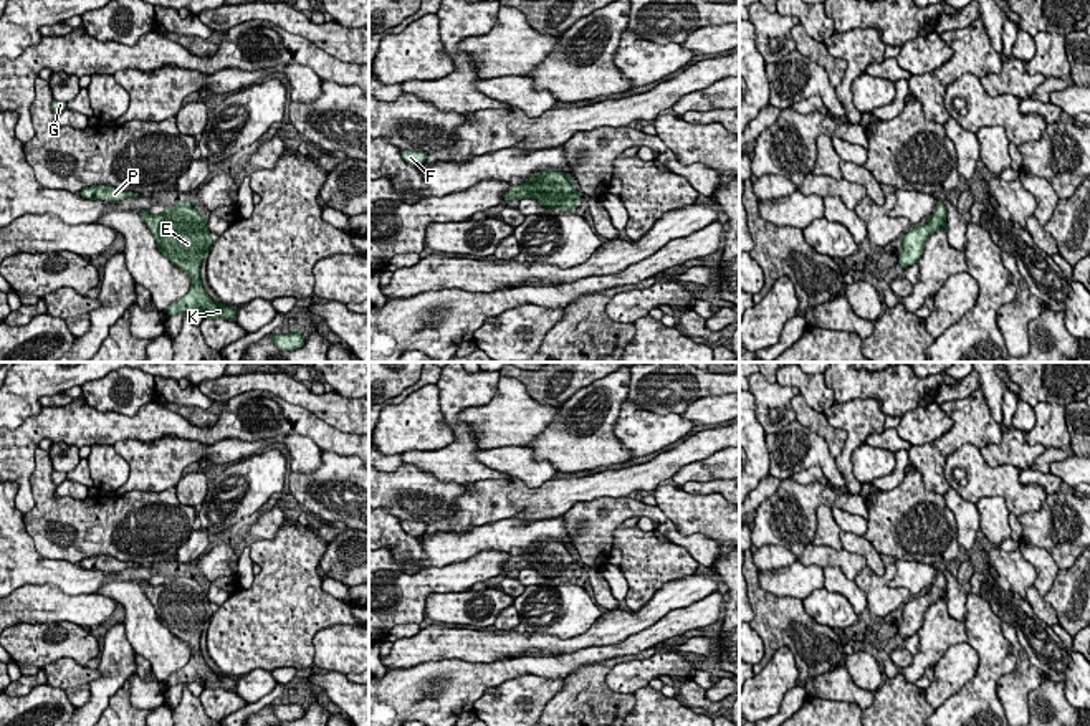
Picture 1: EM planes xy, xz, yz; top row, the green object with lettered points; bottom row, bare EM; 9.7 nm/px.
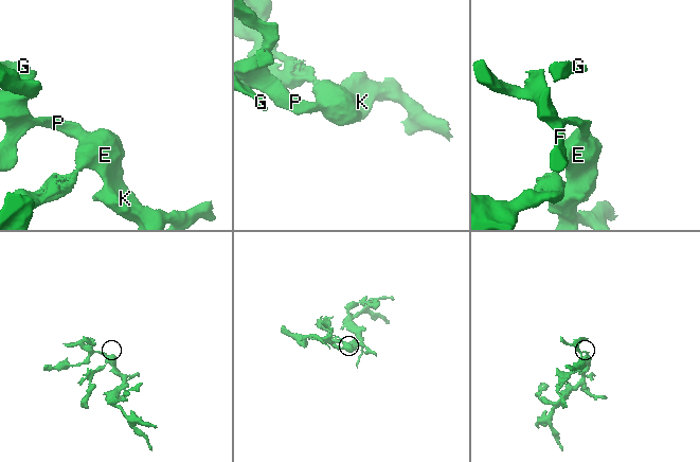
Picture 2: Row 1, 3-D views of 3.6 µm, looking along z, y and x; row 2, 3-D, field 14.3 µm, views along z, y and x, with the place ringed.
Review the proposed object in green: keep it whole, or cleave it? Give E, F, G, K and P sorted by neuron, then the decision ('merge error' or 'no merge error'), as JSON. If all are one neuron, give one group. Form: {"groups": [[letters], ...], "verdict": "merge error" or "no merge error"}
{"groups": [["E", "F", "G", "K", "P"]], "verdict": "no merge error"}

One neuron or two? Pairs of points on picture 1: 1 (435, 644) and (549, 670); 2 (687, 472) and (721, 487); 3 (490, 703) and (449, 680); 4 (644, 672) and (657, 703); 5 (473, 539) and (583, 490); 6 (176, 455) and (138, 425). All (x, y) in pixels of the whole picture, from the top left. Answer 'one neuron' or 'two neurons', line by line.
1: two neurons
2: two neurons
3: two neurons
4: two neurons
5: two neurons
6: two neurons

